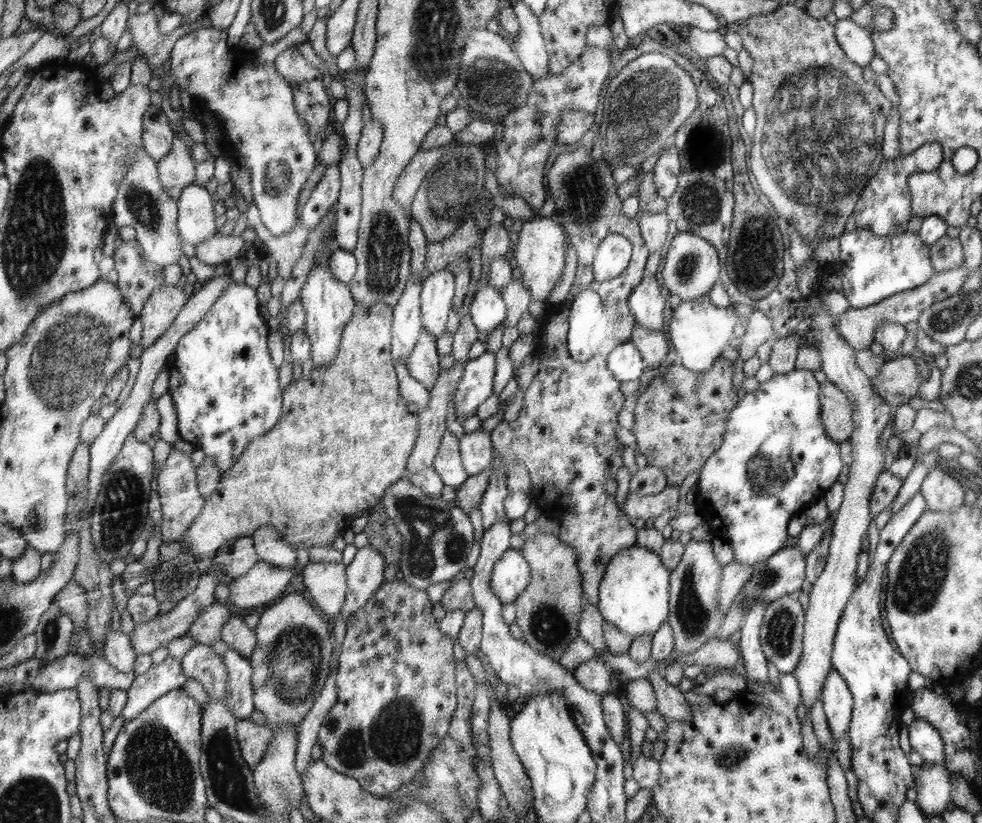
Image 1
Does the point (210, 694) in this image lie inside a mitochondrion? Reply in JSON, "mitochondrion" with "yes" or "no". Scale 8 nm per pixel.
{"mitochondrion":"no"}

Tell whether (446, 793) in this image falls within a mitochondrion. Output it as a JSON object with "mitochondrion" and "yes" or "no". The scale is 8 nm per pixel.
{"mitochondrion":"yes"}

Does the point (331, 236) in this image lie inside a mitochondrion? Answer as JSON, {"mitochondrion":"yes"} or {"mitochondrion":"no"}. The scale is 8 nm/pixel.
{"mitochondrion":"no"}

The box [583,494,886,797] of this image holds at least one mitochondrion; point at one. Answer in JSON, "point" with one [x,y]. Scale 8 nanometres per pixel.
{"point":[692,617]}

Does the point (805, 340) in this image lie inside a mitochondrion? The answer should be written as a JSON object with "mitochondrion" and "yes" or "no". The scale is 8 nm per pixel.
{"mitochondrion":"no"}

